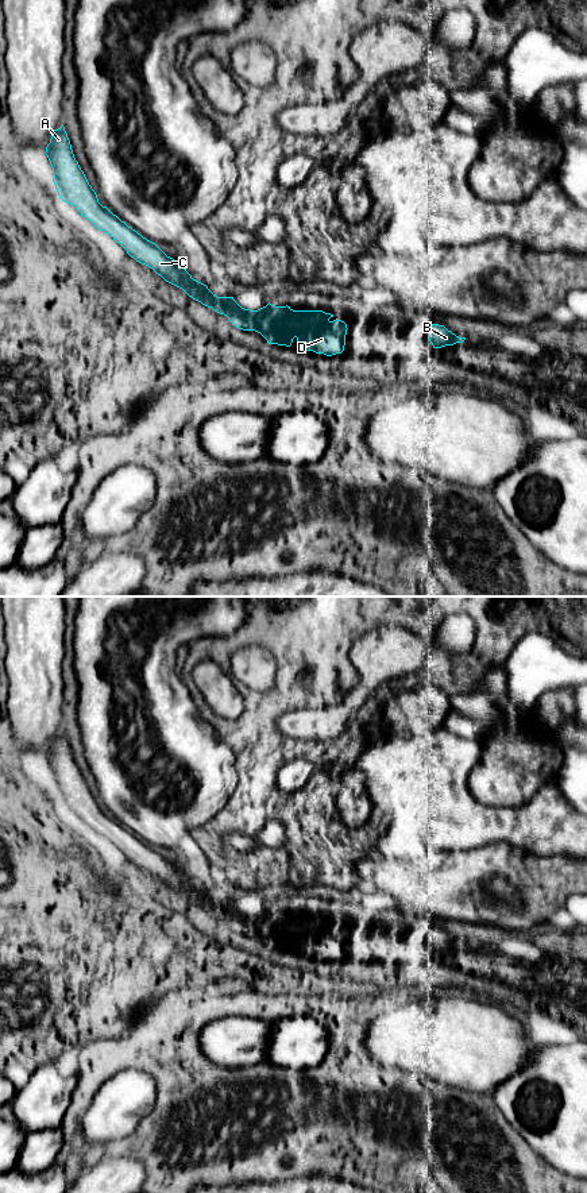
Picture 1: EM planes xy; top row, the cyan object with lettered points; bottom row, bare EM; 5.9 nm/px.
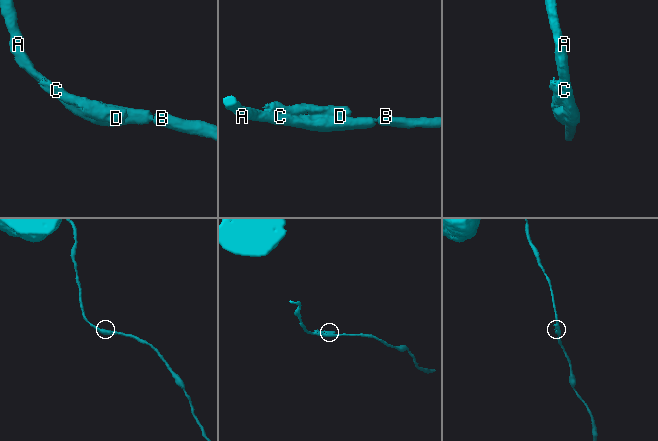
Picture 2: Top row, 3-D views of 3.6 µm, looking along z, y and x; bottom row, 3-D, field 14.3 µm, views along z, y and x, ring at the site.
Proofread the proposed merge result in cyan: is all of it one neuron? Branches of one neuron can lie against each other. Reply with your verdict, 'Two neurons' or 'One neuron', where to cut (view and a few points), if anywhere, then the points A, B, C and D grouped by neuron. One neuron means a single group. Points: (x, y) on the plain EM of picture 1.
Two neurons. Split along xy (332, 919), (319, 930), (301, 933), (292, 942). Groups: A B C / D

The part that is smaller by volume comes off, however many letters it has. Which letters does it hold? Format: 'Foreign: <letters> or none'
Foreign: D

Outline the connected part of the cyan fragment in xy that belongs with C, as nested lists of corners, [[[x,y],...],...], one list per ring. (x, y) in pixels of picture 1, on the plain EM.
[[[62,730],[54,734],[45,757],[53,772],[53,787],[62,806],[74,811],[97,834],[119,848],[136,866],[148,870],[166,887],[182,893],[189,901],[224,919],[239,934],[260,938],[269,949],[290,951],[293,942],[306,931],[320,931],[331,920],[323,915],[293,915],[270,907],[258,914],[242,912],[233,901],[217,901],[206,889],[196,885],[155,848],[128,831],[99,807],[84,776],[74,762],[70,745]]]

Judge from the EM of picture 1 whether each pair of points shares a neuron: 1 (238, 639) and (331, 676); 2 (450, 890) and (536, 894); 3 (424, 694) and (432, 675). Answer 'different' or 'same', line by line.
1: same
2: same
3: different

